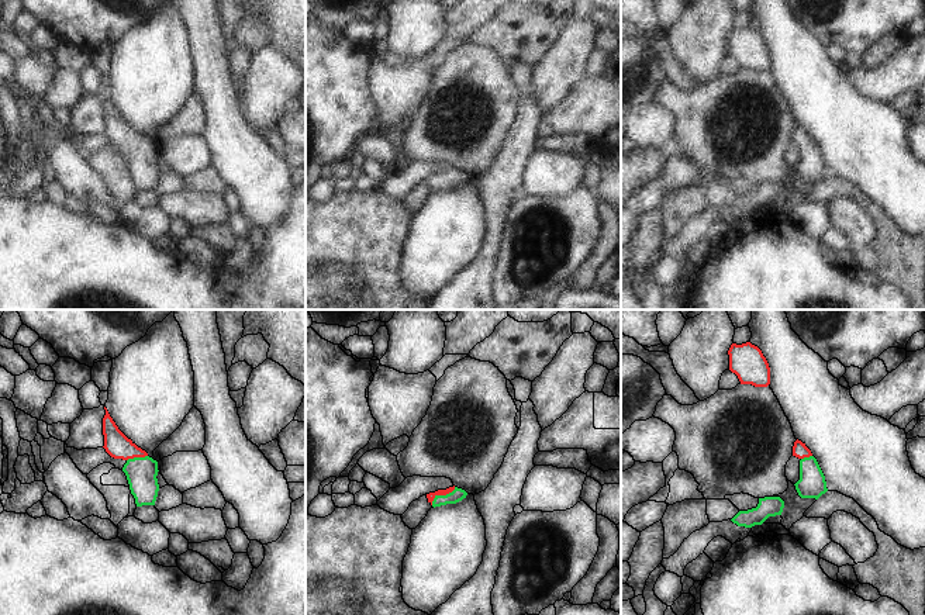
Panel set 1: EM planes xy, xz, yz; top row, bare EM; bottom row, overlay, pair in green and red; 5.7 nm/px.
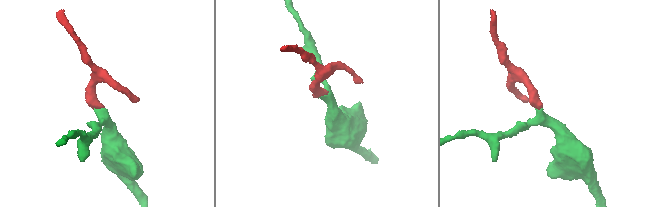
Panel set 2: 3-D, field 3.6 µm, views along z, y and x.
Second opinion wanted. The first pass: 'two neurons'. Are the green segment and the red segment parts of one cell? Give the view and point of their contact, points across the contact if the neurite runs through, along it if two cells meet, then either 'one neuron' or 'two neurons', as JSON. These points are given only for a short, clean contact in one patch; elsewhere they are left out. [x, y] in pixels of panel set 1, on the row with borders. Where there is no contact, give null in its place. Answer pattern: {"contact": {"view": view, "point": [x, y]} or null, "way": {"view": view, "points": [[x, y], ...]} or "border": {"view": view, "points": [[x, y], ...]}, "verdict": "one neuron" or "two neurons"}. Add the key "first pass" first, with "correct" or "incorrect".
{"first pass": "incorrect", "contact": {"view": "xz", "point": [441, 496]}, "way": {"view": "xz", "points": [[458, 494], [441, 496], [431, 496]]}, "verdict": "one neuron"}

